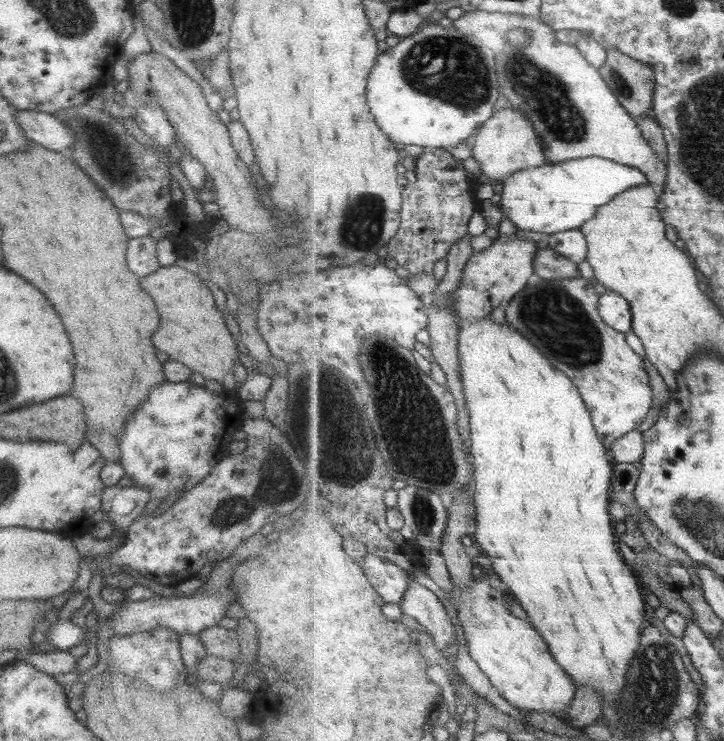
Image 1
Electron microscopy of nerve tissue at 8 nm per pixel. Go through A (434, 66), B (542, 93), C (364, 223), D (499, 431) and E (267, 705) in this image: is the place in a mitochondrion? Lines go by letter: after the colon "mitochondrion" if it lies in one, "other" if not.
A: mitochondrion
B: mitochondrion
C: mitochondrion
D: other
E: other

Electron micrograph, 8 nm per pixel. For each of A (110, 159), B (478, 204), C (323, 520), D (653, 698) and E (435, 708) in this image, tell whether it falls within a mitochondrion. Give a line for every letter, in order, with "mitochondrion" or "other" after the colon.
A: mitochondrion
B: other
C: other
D: mitochondrion
E: other

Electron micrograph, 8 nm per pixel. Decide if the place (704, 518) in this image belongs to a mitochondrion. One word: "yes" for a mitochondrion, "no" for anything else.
yes

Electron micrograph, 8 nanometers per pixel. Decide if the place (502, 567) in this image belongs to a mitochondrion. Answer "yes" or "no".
no

